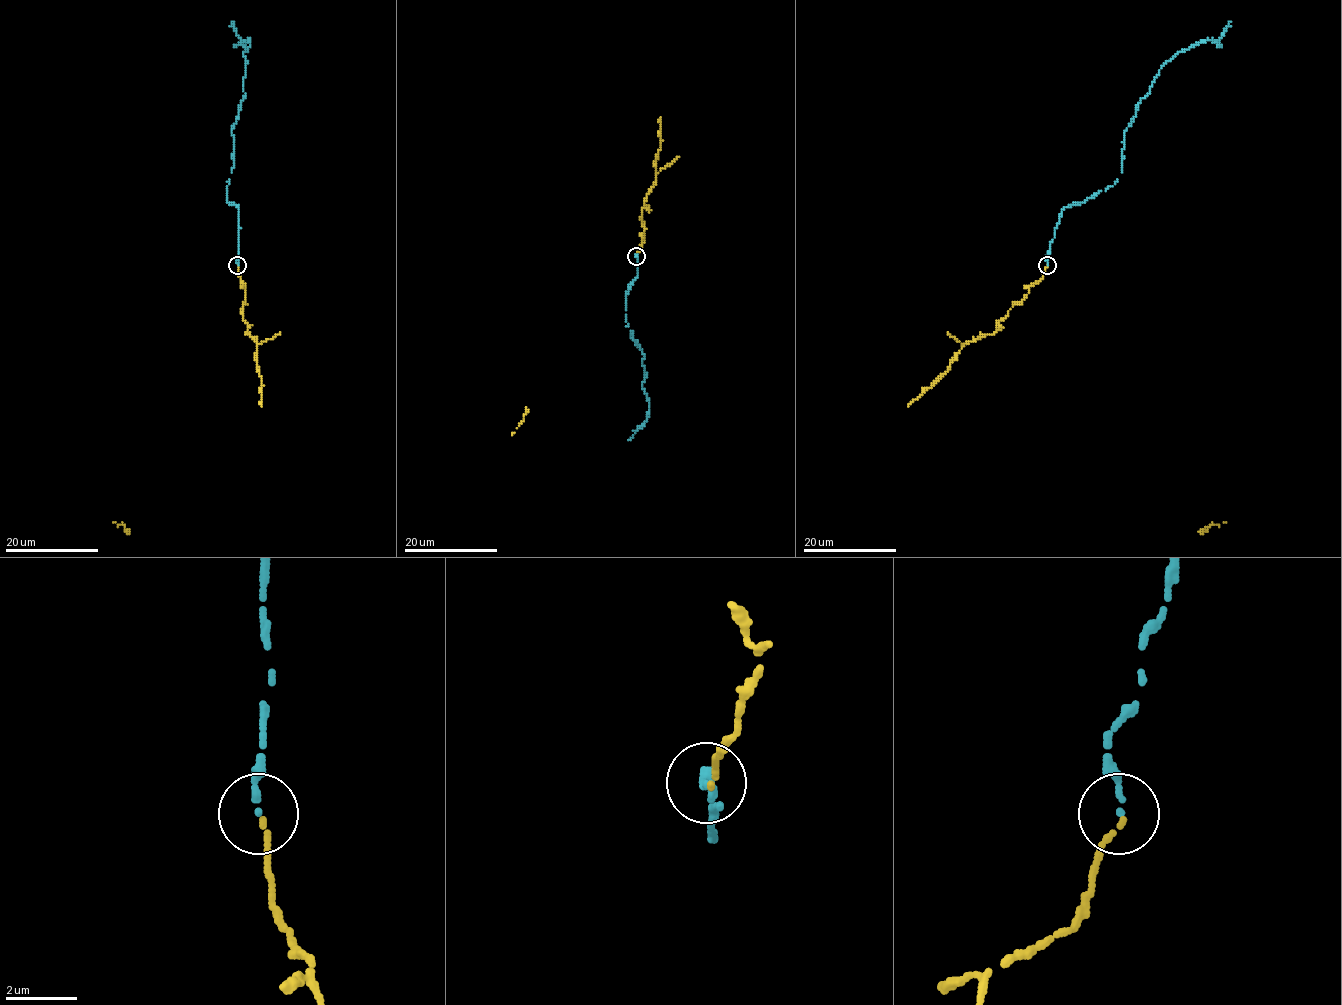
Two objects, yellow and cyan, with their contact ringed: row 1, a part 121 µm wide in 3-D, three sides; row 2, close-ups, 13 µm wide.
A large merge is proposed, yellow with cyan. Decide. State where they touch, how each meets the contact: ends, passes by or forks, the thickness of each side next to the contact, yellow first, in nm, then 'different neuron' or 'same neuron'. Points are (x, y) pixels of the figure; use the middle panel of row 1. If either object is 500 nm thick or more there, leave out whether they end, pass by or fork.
place (636, 256); yellow ends; cyan ends; calibres 140 and 170 nm; same neuron

